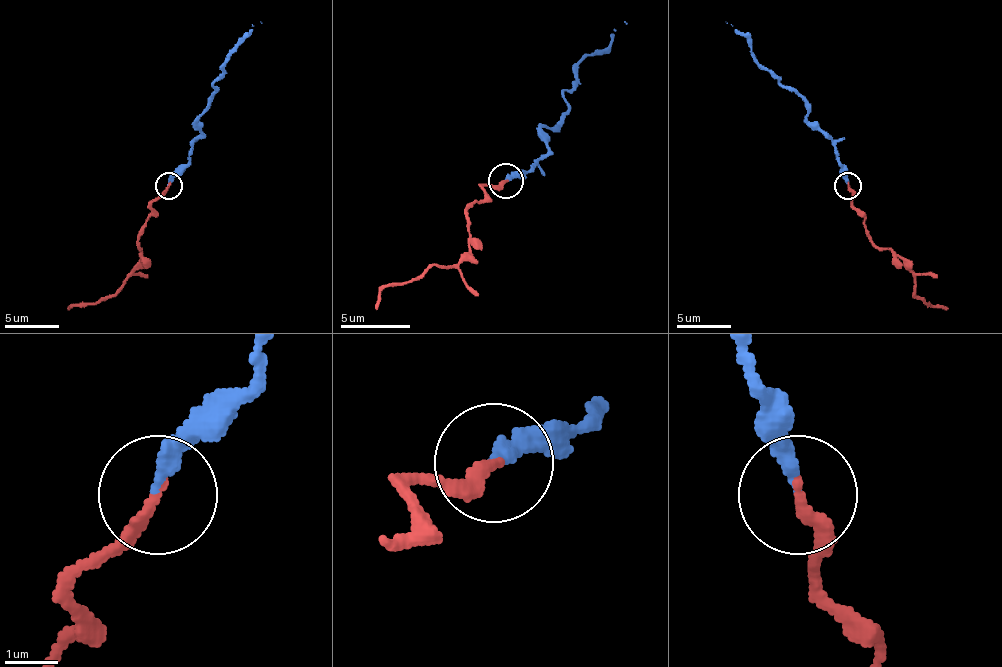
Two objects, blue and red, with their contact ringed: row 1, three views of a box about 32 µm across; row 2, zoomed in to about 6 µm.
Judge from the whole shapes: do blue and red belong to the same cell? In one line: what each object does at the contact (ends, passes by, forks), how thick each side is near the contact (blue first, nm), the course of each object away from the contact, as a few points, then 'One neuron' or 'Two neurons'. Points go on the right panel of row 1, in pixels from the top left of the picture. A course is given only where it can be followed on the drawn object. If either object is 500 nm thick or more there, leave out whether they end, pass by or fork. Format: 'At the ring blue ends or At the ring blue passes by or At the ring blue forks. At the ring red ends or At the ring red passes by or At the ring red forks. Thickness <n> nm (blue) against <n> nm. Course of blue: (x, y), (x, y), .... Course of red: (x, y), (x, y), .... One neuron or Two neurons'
At the ring blue ends. At the ring red ends. Thickness 240 nm (blue) against 240 nm. Course of blue: (849, 186), (846, 170), (838, 162), (832, 141), (806, 119), (808, 106), (762, 68), (752, 44), (727, 22). Course of red: (849, 186), (851, 203), (865, 219), (870, 240), (889, 248), (913, 275), (913, 294), (927, 305), (948, 307). One neuron

